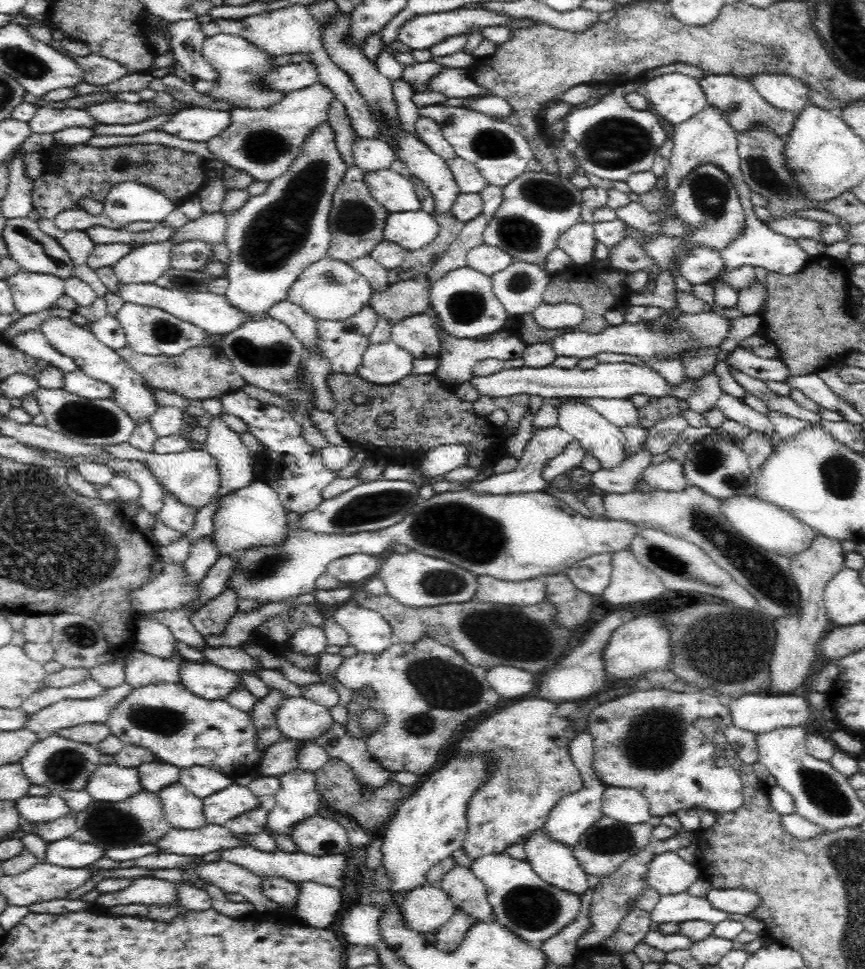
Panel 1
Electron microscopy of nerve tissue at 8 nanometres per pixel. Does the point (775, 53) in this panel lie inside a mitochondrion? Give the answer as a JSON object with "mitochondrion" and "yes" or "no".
{"mitochondrion":"yes"}

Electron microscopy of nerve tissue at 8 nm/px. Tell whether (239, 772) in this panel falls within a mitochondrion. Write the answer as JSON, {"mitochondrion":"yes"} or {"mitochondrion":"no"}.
{"mitochondrion":"no"}

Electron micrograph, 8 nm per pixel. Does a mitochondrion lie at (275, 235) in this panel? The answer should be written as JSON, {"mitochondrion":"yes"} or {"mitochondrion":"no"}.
{"mitochondrion":"yes"}

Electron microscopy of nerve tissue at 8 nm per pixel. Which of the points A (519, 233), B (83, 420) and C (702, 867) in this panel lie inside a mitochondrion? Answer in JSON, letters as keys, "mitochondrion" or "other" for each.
{"A":"mitochondrion","B":"mitochondrion","C":"other"}

